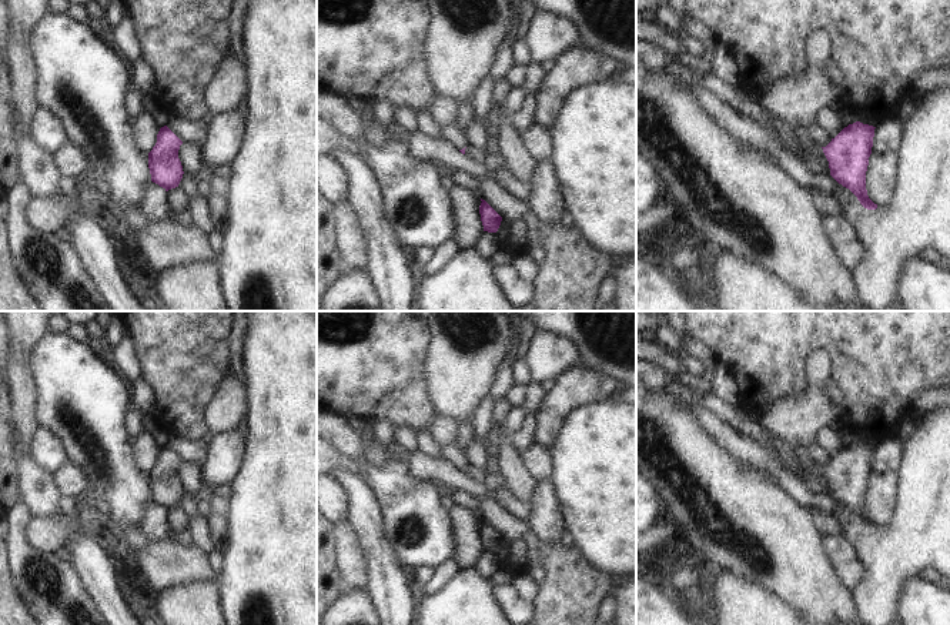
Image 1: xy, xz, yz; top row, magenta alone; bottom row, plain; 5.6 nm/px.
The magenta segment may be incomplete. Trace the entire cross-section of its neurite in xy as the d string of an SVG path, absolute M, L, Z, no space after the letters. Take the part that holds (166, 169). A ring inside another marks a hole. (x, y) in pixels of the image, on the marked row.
M161 127L157 143L148 153L148 168L151 181L165 191L178 187L183 178L183 166L178 150L183 141L167 127Z

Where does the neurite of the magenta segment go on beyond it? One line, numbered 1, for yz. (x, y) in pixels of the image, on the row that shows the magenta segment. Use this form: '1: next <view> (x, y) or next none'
1: next none

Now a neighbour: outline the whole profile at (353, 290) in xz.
M344 268L321 297L318 311L382 311L365 268Z

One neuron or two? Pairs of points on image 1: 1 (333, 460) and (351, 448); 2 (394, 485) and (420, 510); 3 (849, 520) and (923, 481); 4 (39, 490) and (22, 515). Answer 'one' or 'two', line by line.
1: two
2: one
3: one
4: two

